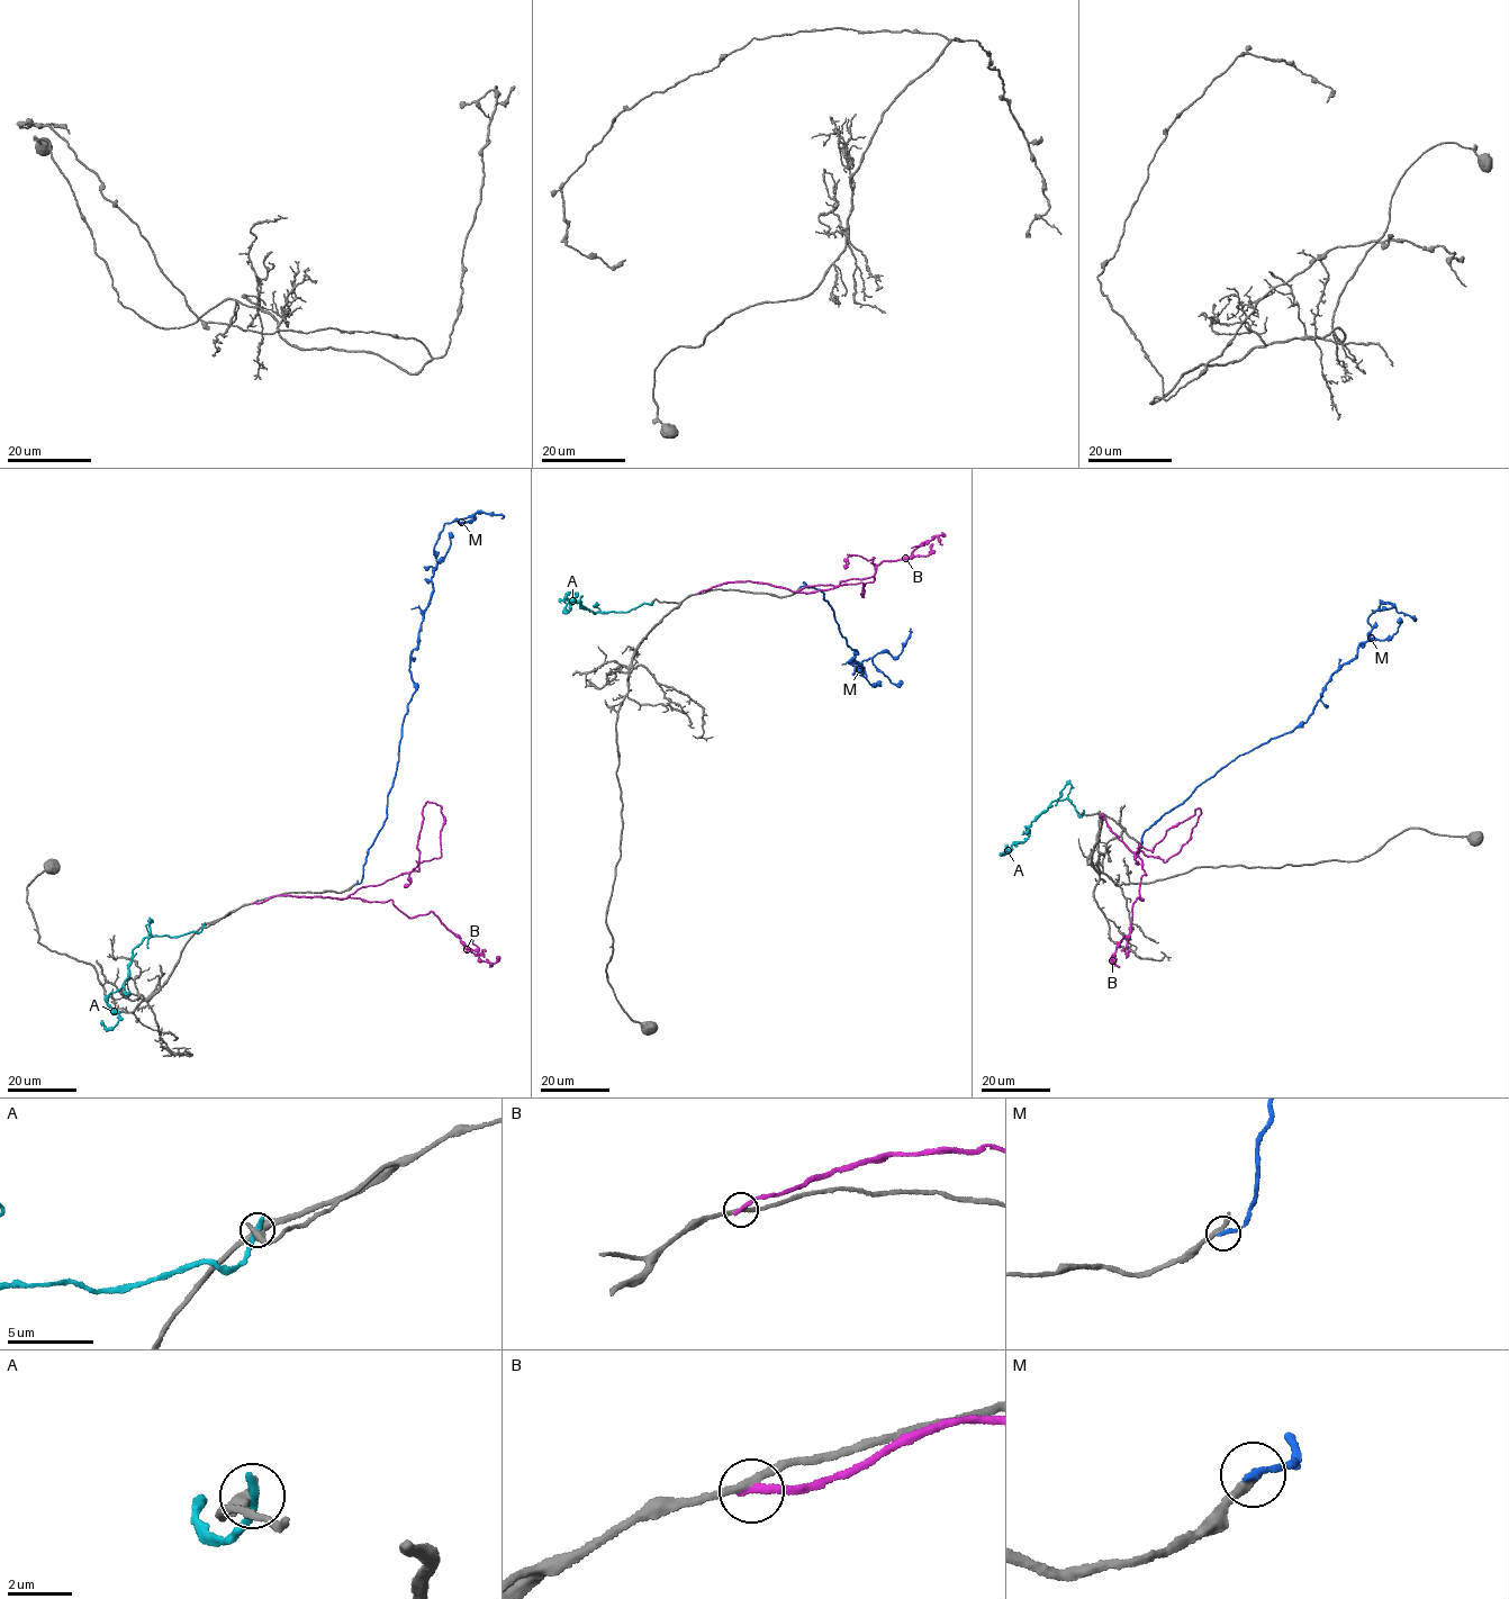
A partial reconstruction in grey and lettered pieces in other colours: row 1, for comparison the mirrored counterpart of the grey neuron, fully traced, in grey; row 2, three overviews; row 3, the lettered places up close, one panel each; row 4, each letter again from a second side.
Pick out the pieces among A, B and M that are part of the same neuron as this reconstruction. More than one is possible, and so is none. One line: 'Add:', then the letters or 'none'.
Add: none

